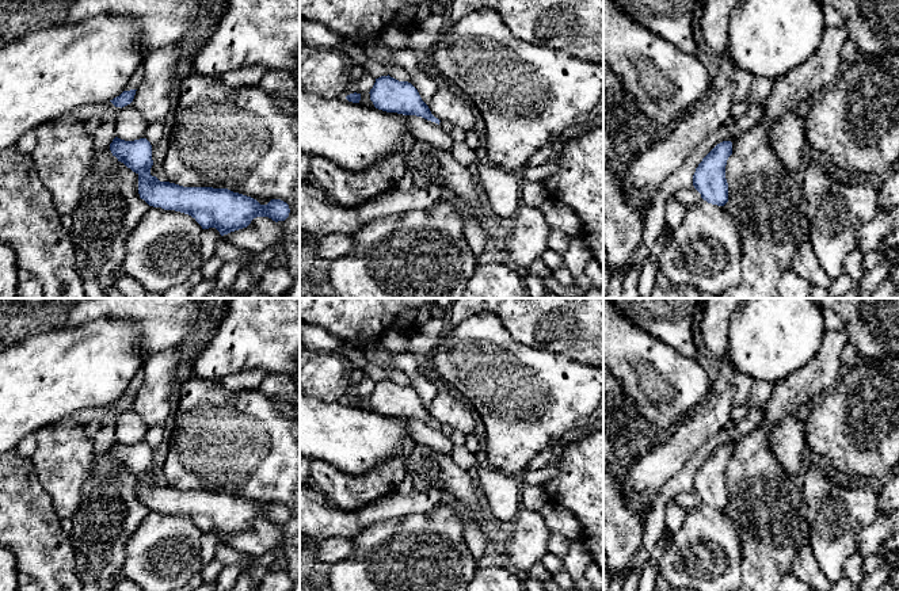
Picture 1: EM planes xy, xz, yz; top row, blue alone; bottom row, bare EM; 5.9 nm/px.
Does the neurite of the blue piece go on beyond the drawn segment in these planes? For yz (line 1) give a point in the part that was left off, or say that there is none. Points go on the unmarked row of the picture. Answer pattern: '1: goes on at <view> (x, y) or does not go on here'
1: does not go on here

